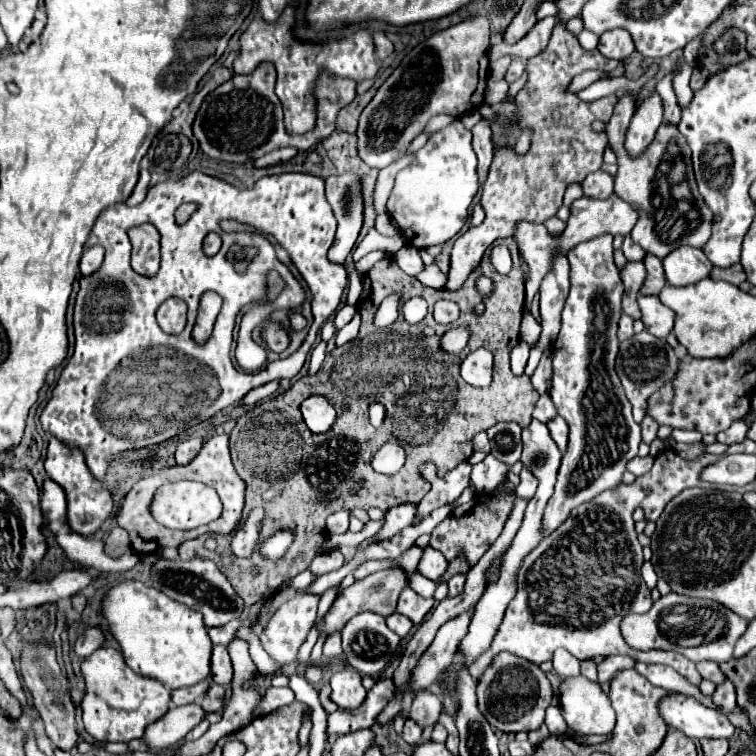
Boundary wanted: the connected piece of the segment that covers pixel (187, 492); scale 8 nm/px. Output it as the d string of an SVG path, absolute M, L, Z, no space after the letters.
M180 481L175 484L165 484L156 491L150 512L153 518L165 527L188 530L216 520L222 514L222 502L212 488L199 482Z

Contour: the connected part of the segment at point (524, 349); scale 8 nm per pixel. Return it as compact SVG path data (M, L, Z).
M518 344L518 346L512 350L512 372L514 372L516 376L520 376L520 374L524 372L528 354L530 354L530 346L528 346L528 344Z

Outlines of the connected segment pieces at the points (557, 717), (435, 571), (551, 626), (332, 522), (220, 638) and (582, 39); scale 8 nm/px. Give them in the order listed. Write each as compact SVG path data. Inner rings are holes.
M552 704L552 706L546 708L546 720L544 720L544 724L548 726L550 734L566 734L566 730L568 730L568 726L566 726L562 714L560 714L560 706L558 704L556 706Z
M424 548L424 558L418 564L418 572L430 580L440 582L446 570L448 570L448 562L444 560L444 556L434 548Z
M664 450L658 454L652 470L636 478L636 482L620 484L570 514L558 530L544 538L524 558L518 570L518 592L508 604L504 622L500 624L492 646L472 664L470 674L480 678L492 658L504 650L518 654L520 658L528 658L534 664L542 664L552 658L554 650L564 648L578 660L624 654L644 664L666 664L682 674L690 684L698 686L702 678L696 664L686 660L682 654L668 650L640 652L630 648L624 642L618 624L622 620L620 612L648 612L652 606L650 590L640 576L644 558L642 546L636 540L632 512L642 508L648 518L658 518L674 496L686 488L698 486L698 474L704 464L708 462L704 462L702 456L698 464L680 458L674 450Z
M338 510L338 512L330 514L328 520L326 520L326 530L330 534L342 534L342 532L346 532L348 530L348 516L350 516L348 510Z
M242 618L242 620L230 622L230 624L220 626L220 628L210 628L210 640L212 640L212 644L222 644L222 646L226 646L226 644L236 636L236 630L238 630L238 626L240 626L242 622L248 622L248 620Z
M582 30L582 32L578 34L578 42L580 42L582 48L586 48L586 50L594 50L594 48L598 46L598 36L592 34L590 30Z

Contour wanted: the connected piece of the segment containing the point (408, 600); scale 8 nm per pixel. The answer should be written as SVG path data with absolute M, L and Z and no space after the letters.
M406 588L406 590L400 594L396 612L404 614L406 618L410 618L410 620L418 626L418 624L424 620L424 616L432 610L432 606L434 606L434 600L432 600L432 598L422 598L422 596L418 596L412 588Z

